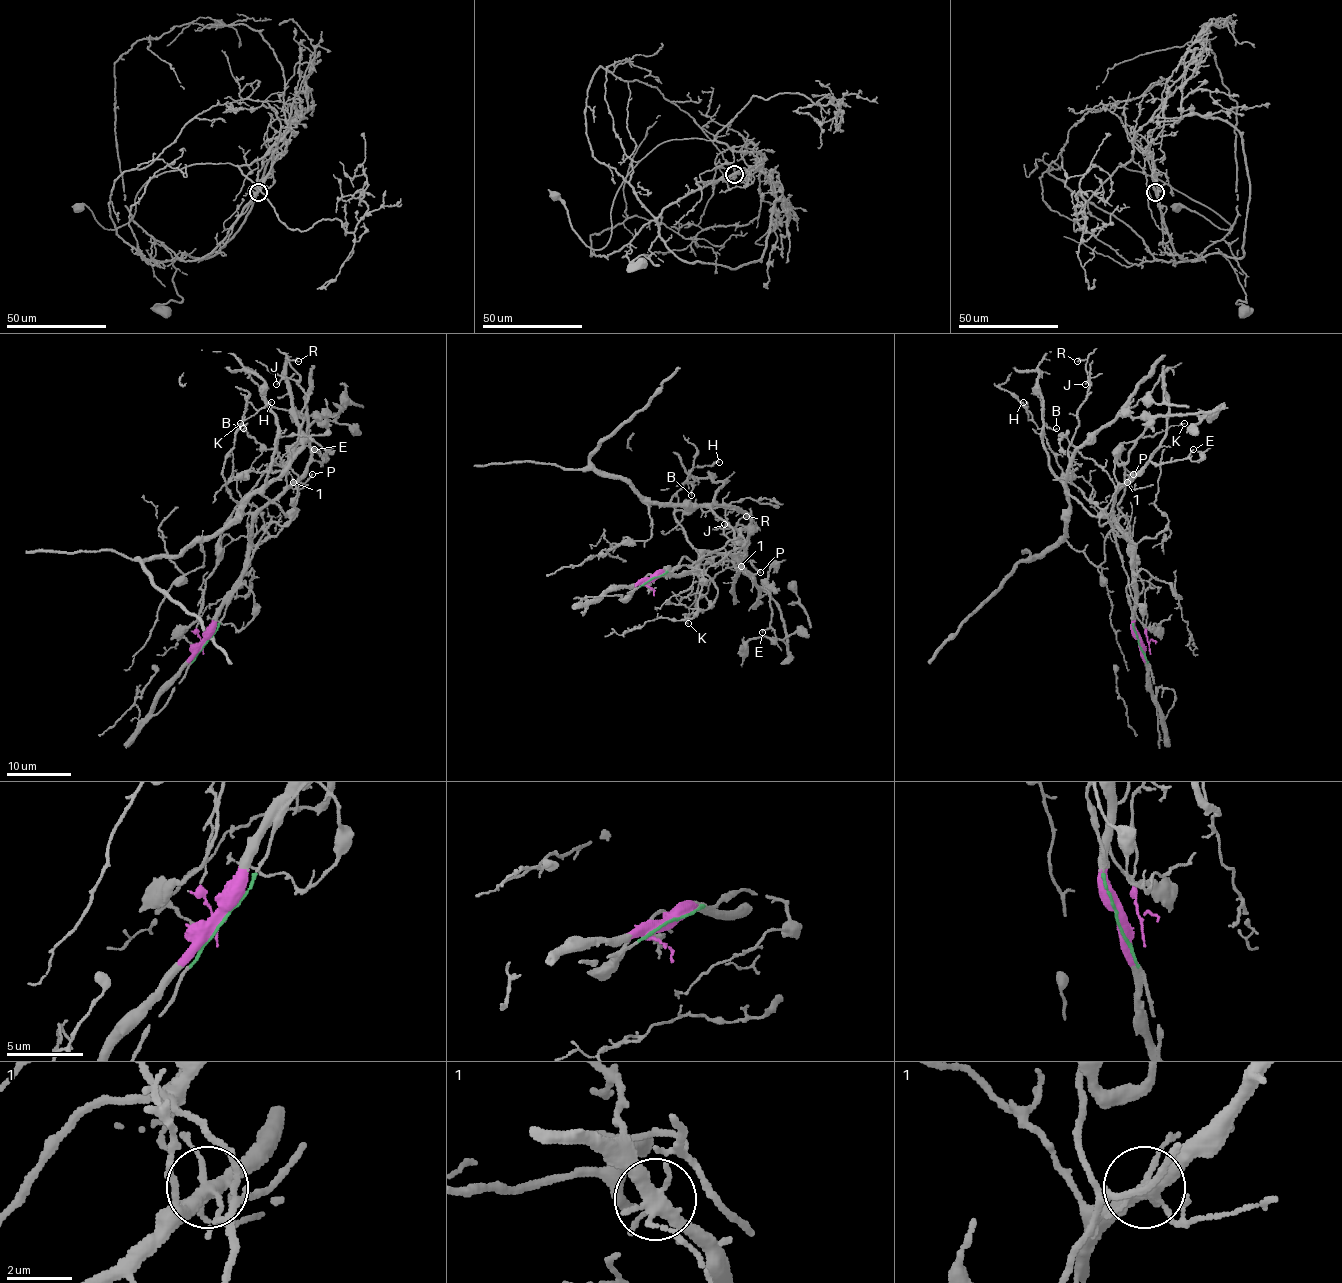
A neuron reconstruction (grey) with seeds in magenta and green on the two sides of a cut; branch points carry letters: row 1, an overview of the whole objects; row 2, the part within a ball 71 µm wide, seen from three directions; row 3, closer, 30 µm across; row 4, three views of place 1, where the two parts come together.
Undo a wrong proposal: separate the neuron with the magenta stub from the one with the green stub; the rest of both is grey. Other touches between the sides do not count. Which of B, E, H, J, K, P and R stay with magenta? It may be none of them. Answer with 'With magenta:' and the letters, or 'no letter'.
With magenta: B, E, H

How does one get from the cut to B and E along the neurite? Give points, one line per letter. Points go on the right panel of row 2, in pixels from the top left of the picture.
B: (1139, 643), (1129, 538), (1113, 517), (1064, 475), (1043, 431), (1045, 426), (1056, 428)
E: (1139, 643), (1131, 543), (1113, 514), (1113, 496), (1148, 460), (1182, 460), (1194, 449)

